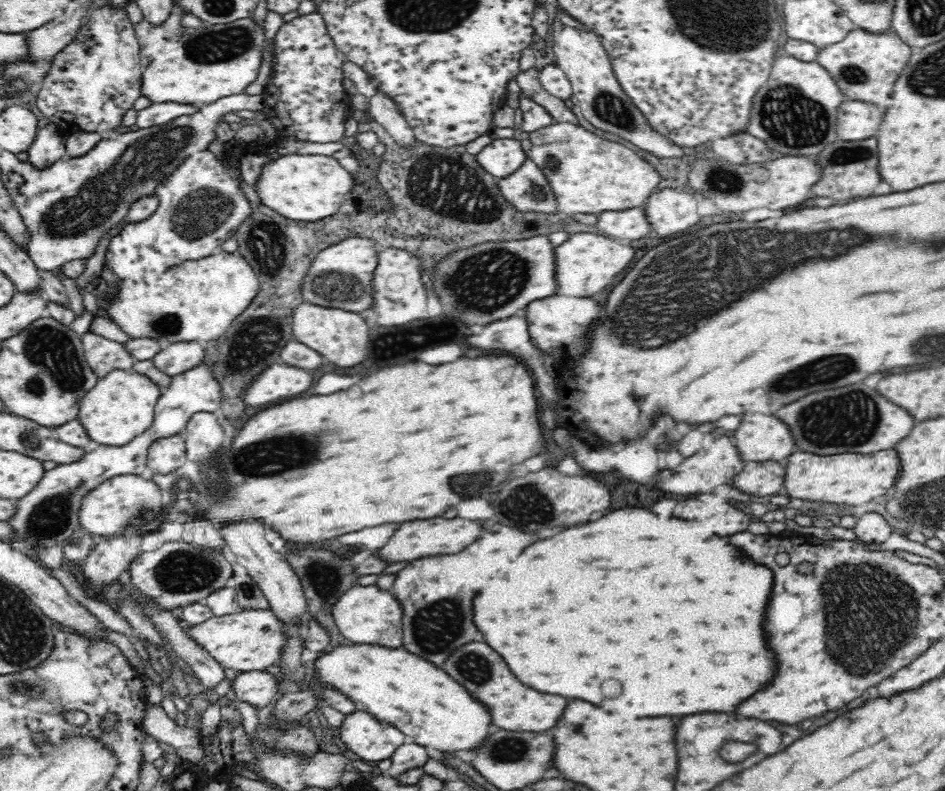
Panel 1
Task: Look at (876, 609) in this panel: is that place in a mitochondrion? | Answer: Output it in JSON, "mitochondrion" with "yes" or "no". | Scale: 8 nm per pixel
{"mitochondrion":"yes"}

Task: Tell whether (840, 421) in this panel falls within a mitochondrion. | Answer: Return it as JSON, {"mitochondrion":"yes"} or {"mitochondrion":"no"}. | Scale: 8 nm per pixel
{"mitochondrion":"yes"}

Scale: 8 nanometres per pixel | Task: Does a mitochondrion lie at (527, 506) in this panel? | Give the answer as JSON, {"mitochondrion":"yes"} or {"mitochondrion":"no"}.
{"mitochondrion":"yes"}

